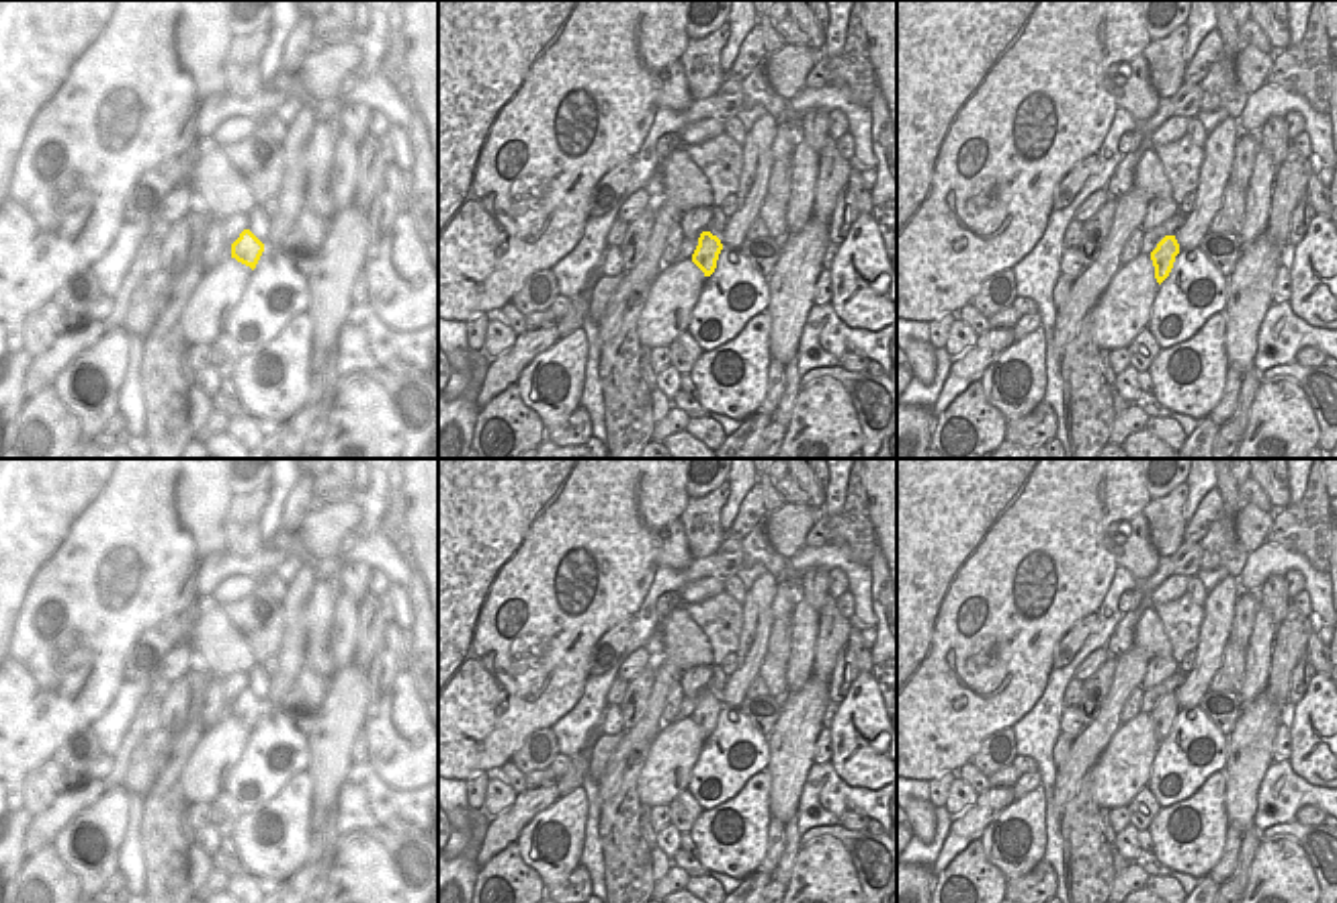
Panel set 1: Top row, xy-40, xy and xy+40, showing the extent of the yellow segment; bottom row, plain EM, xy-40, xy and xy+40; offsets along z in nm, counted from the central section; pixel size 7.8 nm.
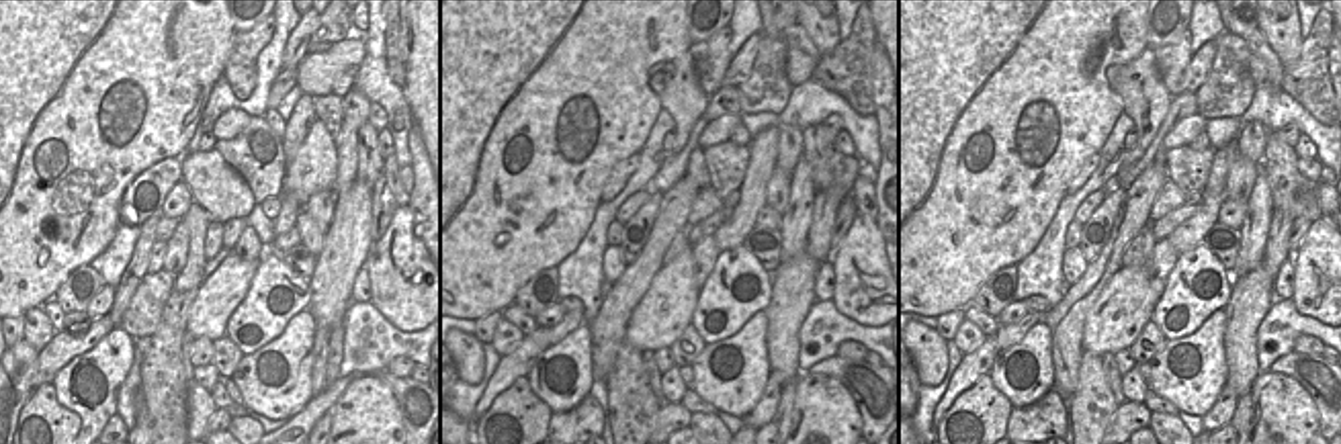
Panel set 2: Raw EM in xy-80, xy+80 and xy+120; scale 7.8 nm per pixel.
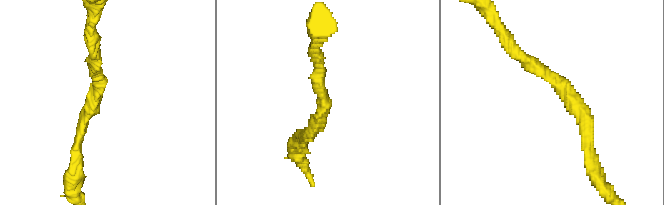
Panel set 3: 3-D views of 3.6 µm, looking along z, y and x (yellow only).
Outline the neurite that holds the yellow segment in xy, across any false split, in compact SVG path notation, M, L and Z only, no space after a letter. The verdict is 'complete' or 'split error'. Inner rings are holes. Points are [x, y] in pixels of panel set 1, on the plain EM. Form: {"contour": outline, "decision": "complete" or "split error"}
{"contour": "M710 690L700 692L692 721L704 731L704 735L710 735L715 731L721 708L723 702L717 694Z", "decision": "complete"}

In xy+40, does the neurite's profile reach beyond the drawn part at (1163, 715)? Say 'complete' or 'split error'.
complete

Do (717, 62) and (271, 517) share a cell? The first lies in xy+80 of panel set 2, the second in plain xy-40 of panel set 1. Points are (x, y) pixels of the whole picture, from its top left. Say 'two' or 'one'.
two

